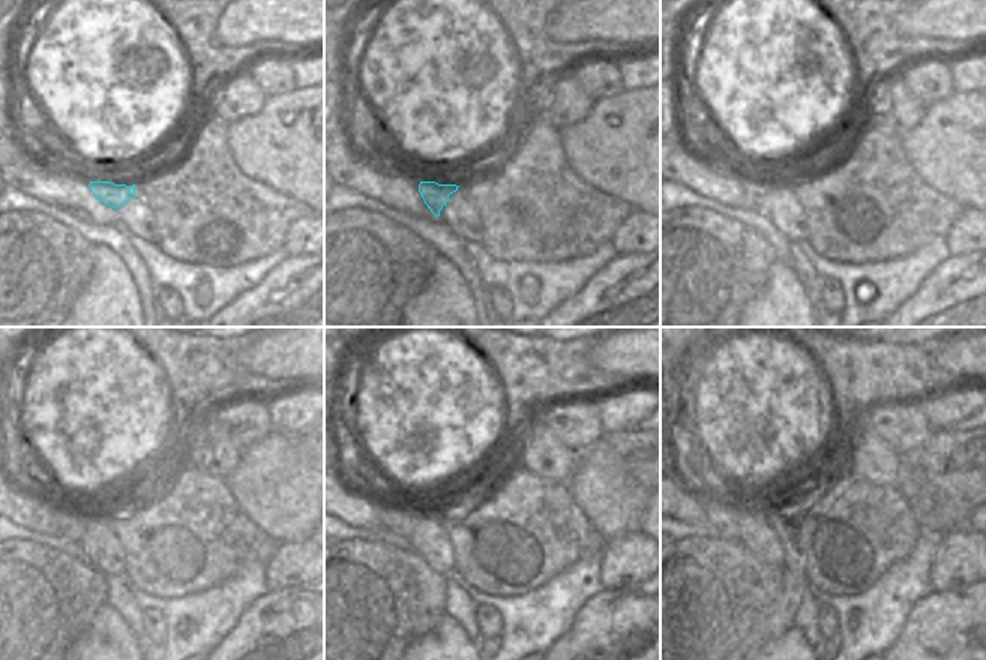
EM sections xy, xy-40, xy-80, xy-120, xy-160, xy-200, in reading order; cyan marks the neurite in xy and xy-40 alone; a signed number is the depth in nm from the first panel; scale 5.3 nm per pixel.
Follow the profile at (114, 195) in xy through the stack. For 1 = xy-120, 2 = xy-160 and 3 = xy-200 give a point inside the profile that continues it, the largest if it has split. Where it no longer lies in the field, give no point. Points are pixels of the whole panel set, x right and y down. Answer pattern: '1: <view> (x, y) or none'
1: xy-120 (71, 525)
2: xy-160 (396, 521)
3: xy-200 (725, 518)

